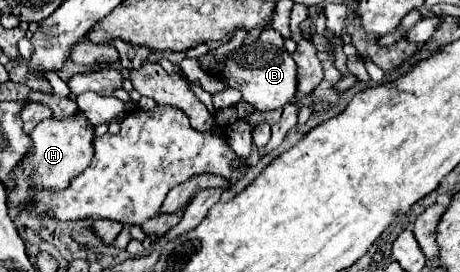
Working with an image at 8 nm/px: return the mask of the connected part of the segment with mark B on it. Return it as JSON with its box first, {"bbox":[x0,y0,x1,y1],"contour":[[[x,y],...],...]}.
{"bbox":[213,29,297,111],"contour":[[[261,29],[261,35],[257,41],[251,41],[249,45],[243,45],[237,53],[227,57],[213,57],[215,71],[219,73],[219,79],[223,79],[229,87],[237,87],[243,95],[243,101],[249,103],[257,111],[269,111],[269,109],[283,108],[295,97],[295,85],[297,85],[297,73],[295,73],[295,61],[287,53],[283,45],[283,37],[271,29]]]}

